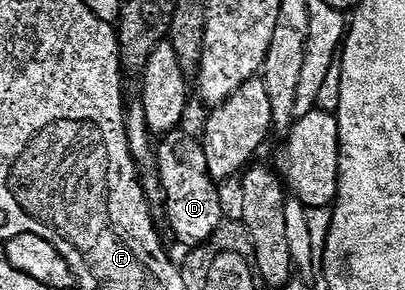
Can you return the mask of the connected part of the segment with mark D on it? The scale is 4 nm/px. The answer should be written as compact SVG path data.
M176 129L162 136L158 140L155 151L156 165L159 168L162 198L167 201L167 219L171 222L171 231L183 243L188 243L188 248L198 247L213 238L216 231L224 226L223 207L219 204L219 195L215 192L216 180L207 173L205 155L202 142L195 139L184 129Z

